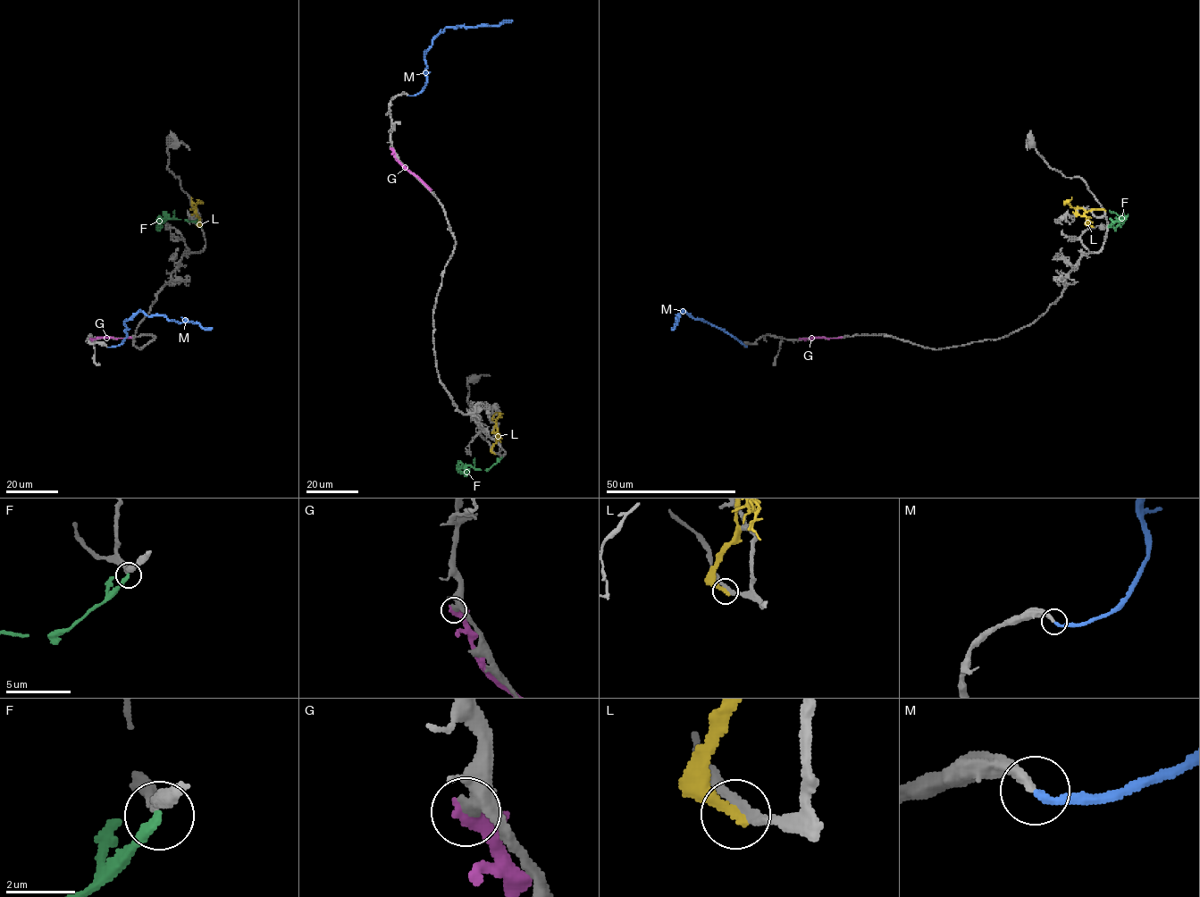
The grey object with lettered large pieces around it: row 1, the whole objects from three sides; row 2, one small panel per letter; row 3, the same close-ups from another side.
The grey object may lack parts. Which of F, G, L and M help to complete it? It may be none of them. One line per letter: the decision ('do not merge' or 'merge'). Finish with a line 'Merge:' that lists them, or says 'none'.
F: do not merge
G: do not merge
L: do not merge
M: merge
Merge: M

